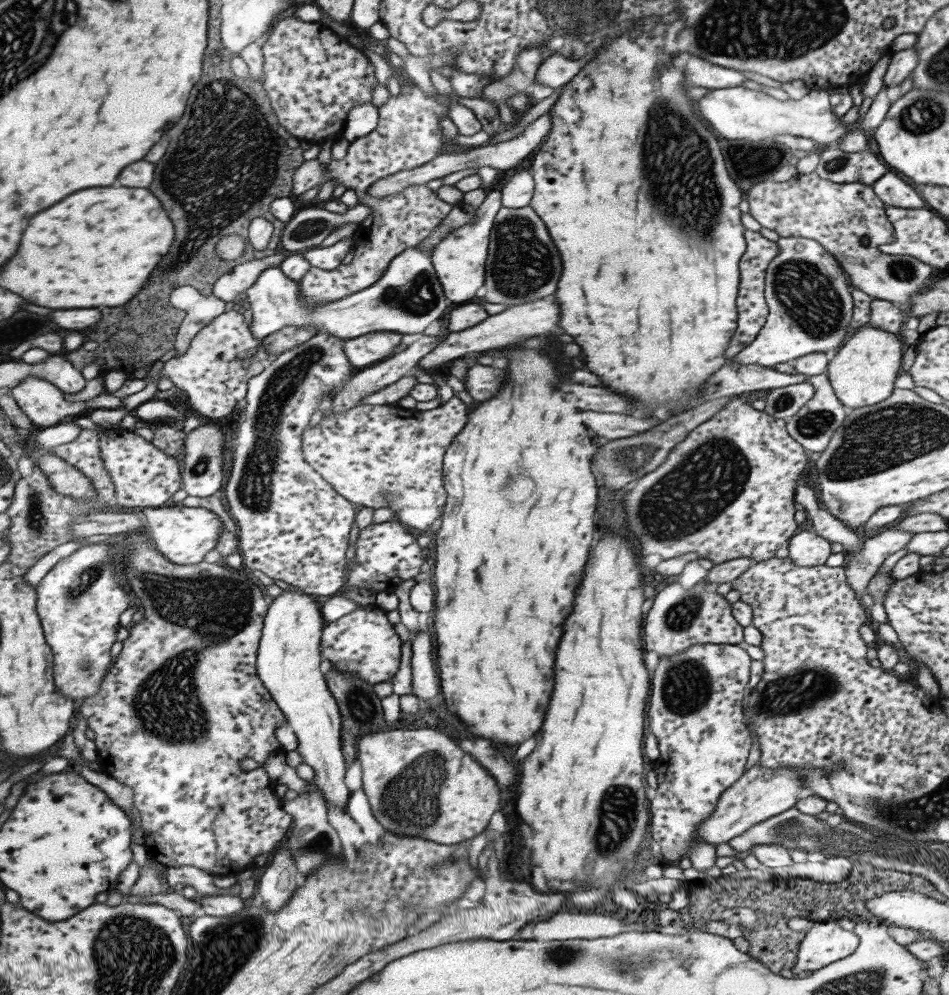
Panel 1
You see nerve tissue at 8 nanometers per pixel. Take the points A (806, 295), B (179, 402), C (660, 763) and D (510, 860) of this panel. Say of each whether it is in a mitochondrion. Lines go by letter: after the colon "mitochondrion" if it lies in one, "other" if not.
A: mitochondrion
B: other
C: other
D: other

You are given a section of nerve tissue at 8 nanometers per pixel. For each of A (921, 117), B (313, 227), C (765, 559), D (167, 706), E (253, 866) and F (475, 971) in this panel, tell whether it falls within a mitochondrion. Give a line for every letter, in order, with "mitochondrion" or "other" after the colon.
A: mitochondrion
B: mitochondrion
C: other
D: mitochondrion
E: other
F: other

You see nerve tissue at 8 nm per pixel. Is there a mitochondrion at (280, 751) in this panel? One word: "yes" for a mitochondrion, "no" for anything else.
no

